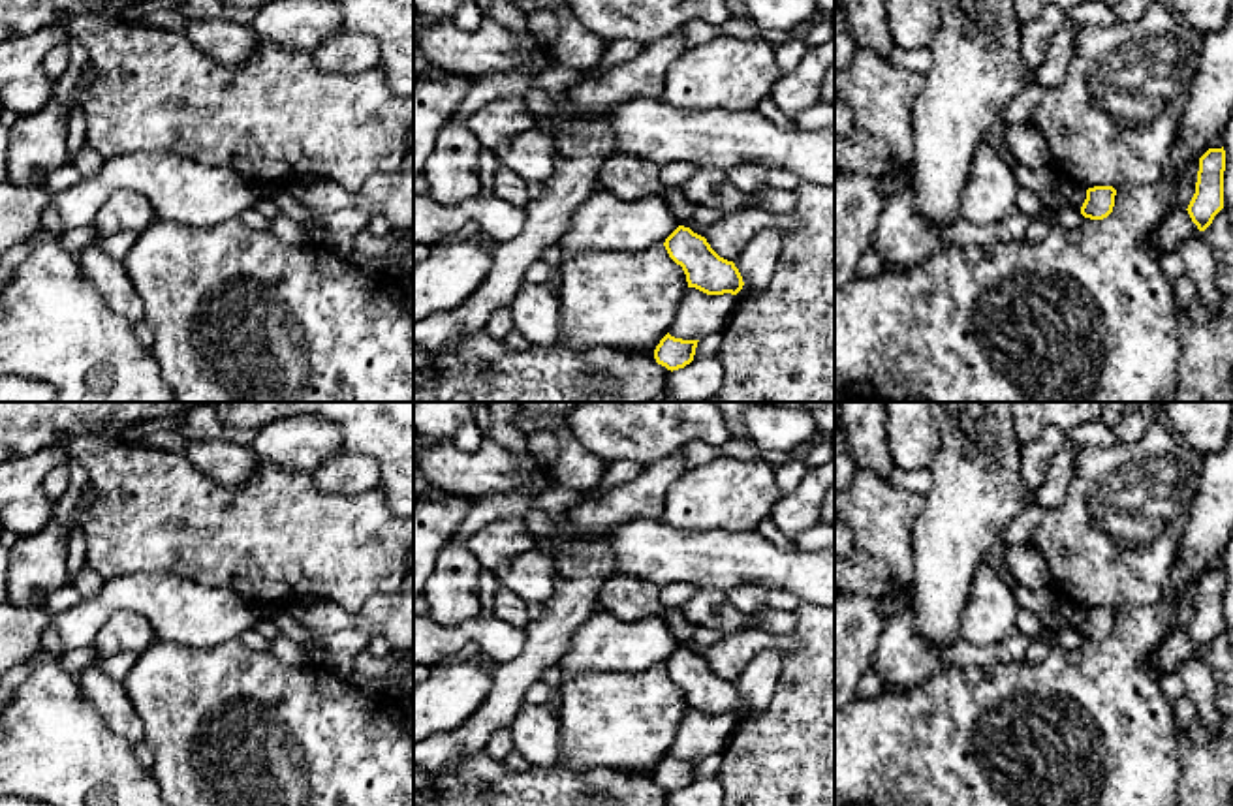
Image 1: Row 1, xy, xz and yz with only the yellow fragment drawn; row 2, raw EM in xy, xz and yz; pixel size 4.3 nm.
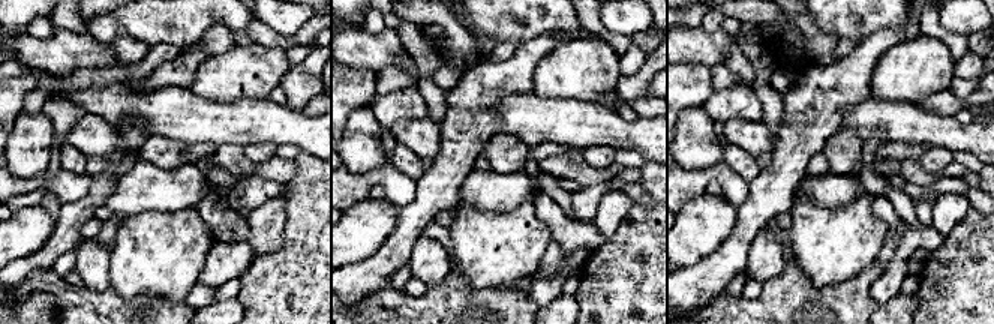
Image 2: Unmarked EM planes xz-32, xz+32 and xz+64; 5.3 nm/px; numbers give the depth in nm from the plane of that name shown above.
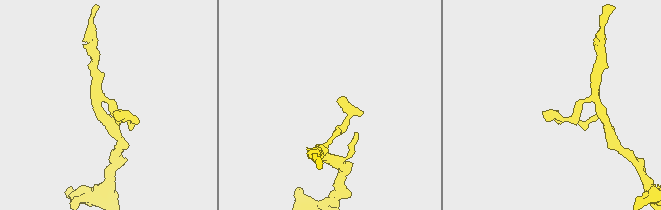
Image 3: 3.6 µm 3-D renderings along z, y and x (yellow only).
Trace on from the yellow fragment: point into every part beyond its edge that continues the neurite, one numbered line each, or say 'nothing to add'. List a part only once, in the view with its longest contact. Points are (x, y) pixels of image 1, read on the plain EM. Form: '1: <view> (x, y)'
nothing to add

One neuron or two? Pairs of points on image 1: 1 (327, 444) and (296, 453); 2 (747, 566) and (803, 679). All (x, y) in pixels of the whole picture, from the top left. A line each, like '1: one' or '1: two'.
1: one
2: two

